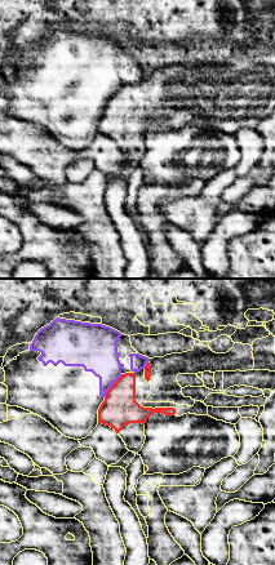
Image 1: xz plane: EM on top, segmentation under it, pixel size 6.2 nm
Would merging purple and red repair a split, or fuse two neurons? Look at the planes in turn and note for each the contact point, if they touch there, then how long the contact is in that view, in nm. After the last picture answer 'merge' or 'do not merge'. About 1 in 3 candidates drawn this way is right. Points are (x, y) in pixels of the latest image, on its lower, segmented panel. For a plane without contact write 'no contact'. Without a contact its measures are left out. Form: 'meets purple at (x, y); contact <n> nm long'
meets purple at (111, 385); contact 190 nm long

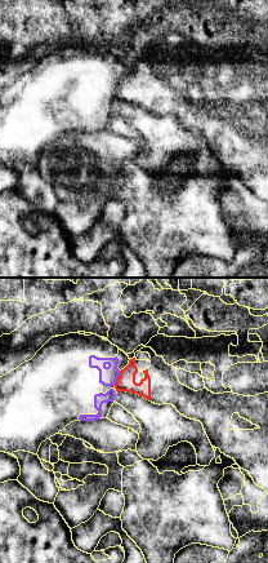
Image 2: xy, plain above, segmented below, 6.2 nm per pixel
meets purple at (116, 377); contact 100 nm long

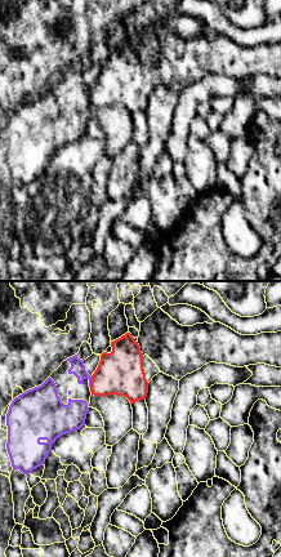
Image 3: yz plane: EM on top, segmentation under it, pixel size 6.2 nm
meets purple at (89, 382); contact 70 nm long

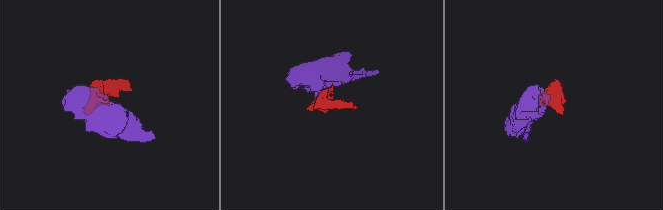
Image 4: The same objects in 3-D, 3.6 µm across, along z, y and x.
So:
do not merge

